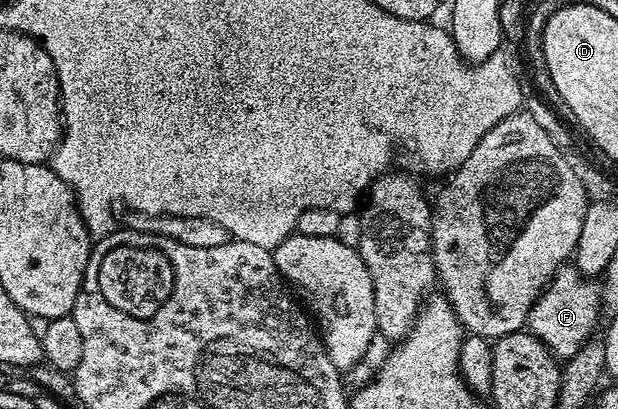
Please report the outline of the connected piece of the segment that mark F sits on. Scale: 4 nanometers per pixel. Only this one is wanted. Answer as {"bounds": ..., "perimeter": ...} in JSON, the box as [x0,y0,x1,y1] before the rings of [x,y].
{"bounds":[528,266,600,356],"perimeter":[[[563,266],[551,278],[549,284],[530,307],[528,330],[553,356],[574,356],[595,335],[594,327],[600,317],[600,288],[593,279],[587,278],[574,266]]]}

